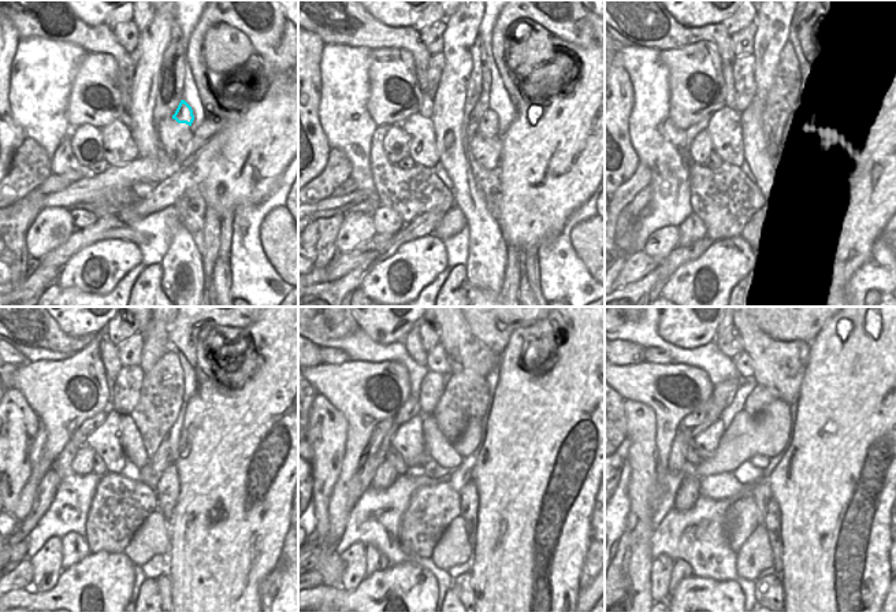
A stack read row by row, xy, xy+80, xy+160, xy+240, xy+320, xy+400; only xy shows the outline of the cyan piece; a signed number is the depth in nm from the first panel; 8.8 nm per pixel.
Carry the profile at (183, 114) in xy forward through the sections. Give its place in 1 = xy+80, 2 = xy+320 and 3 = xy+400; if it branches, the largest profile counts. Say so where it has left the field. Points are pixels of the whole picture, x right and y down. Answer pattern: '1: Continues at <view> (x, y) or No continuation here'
1: Continues at xy+80 (487, 126)
2: Continues at xy+320 (460, 477)
3: Continues at xy+400 (762, 493).

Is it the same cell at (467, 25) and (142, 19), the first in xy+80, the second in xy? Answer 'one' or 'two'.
two

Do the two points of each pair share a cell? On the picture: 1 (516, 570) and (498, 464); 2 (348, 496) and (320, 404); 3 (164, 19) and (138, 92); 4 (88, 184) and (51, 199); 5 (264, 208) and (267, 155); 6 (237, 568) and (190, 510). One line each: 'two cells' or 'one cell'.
1: one cell
2: two cells
3: one cell
4: one cell
5: two cells
6: one cell

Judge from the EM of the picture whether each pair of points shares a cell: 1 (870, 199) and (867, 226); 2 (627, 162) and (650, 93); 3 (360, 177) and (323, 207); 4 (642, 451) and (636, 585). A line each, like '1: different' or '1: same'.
1: same
2: different
3: different
4: same

